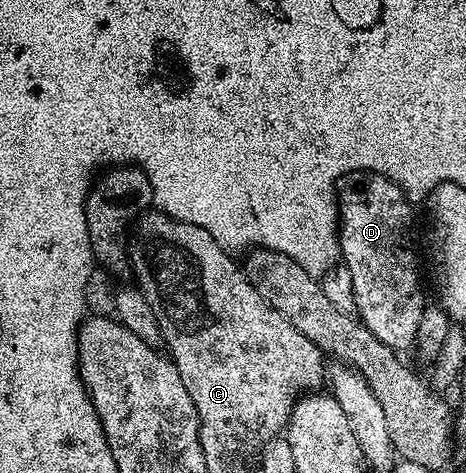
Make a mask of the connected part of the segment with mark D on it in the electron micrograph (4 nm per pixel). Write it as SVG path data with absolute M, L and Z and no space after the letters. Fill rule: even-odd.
M373 173L344 176L336 194L338 250L341 262L352 275L357 318L376 337L380 337L384 345L399 353L409 352L414 345L424 306L418 259L410 244L410 230L414 227L411 200L397 183Z

